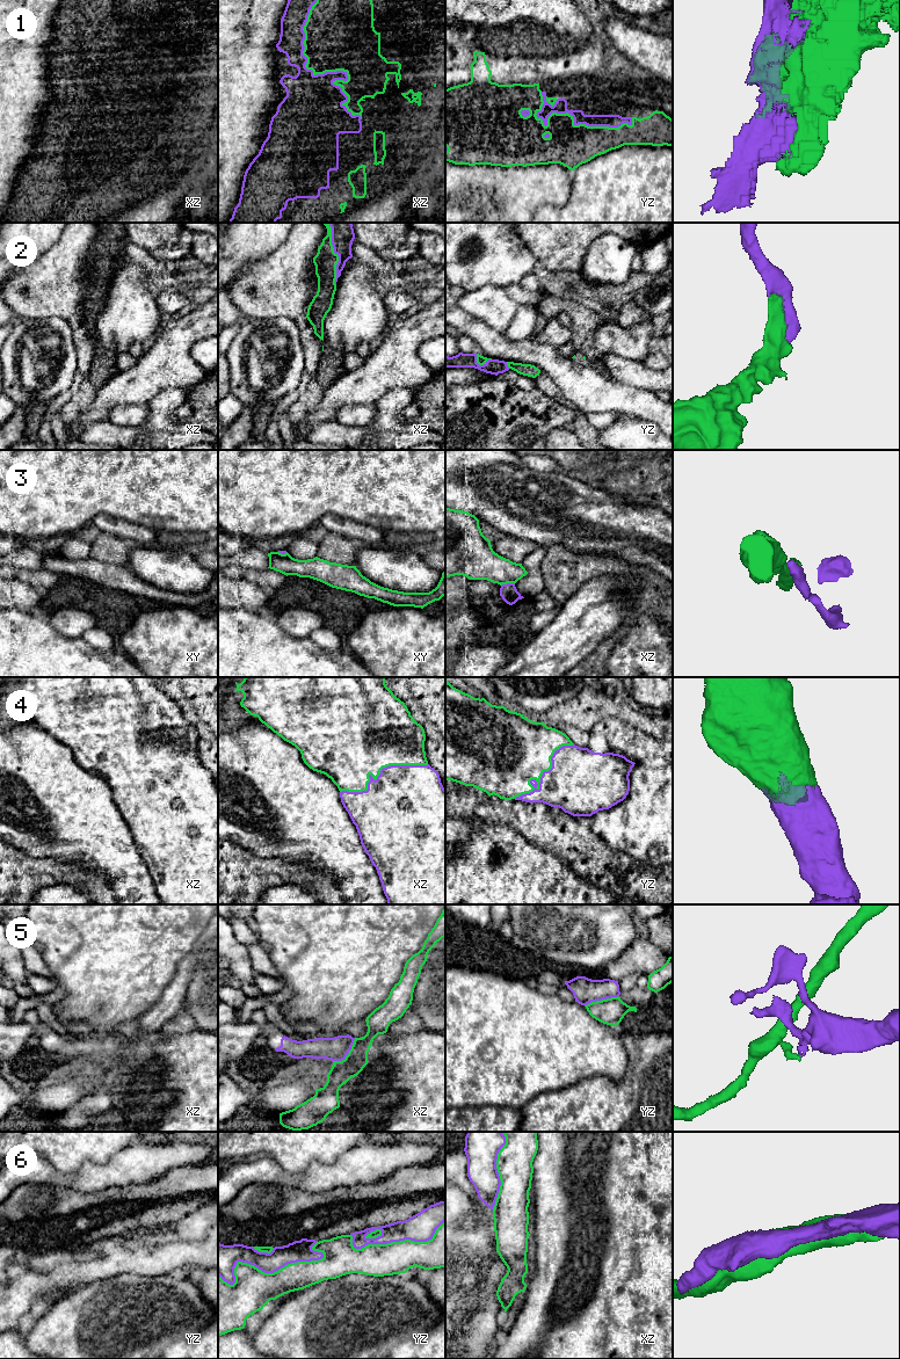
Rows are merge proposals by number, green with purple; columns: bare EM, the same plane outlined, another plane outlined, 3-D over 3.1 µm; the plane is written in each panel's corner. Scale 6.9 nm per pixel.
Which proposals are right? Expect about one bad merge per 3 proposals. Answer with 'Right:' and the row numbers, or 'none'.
Right: 1, 2, 4

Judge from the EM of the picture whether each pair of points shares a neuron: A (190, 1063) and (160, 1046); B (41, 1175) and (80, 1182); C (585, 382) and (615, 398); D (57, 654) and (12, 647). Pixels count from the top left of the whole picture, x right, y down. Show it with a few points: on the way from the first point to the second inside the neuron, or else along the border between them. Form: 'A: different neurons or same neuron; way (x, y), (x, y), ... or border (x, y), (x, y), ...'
A: same neuron; way (183, 1056), (167, 1048)
B: same neuron; way (50, 1176), (71, 1181)
C: same neuron; way (592, 389), (599, 394), (608, 395)
D: same neuron; way (45, 654), (23, 654)

